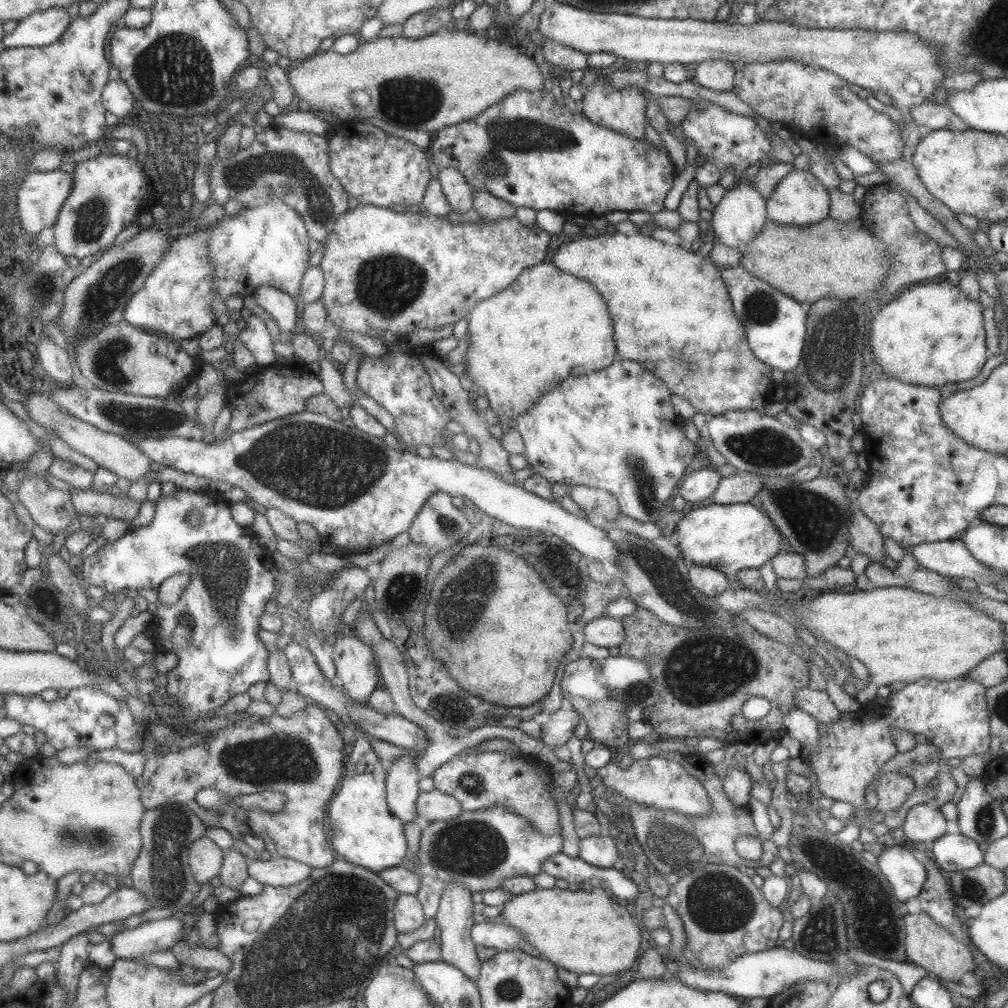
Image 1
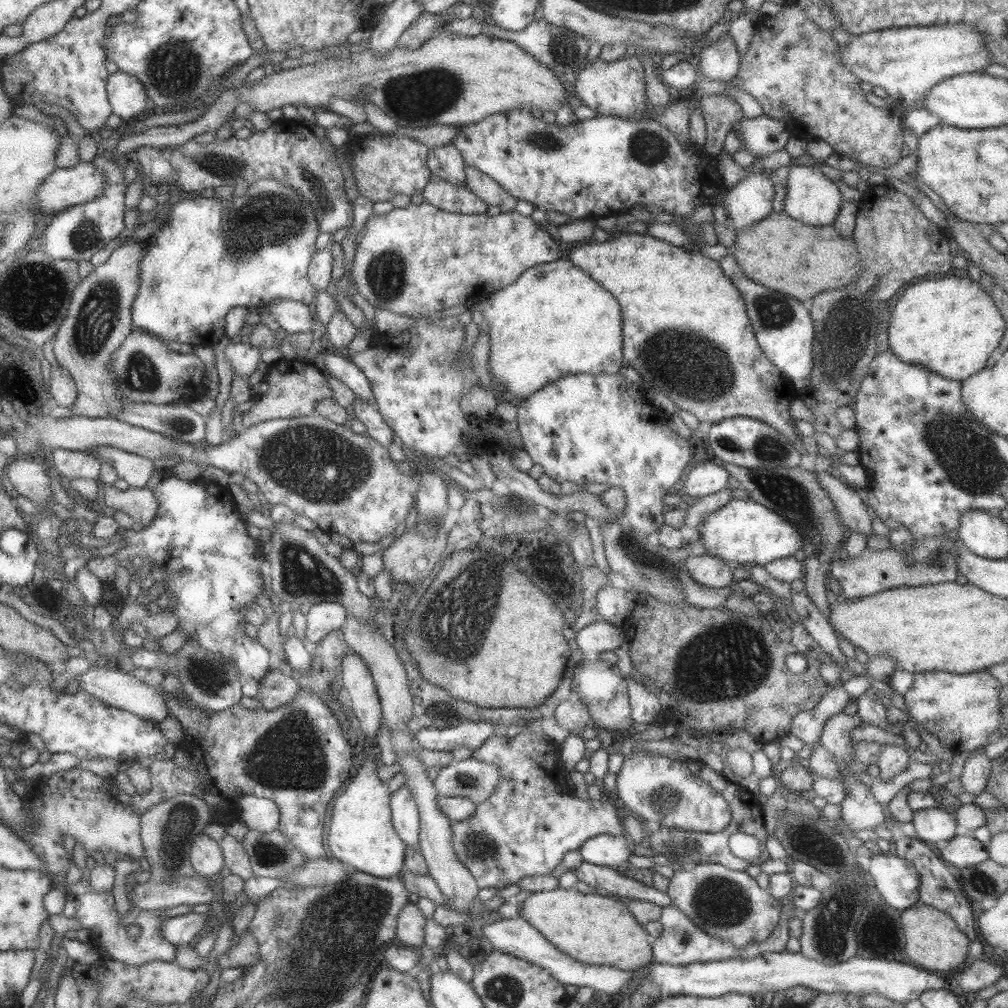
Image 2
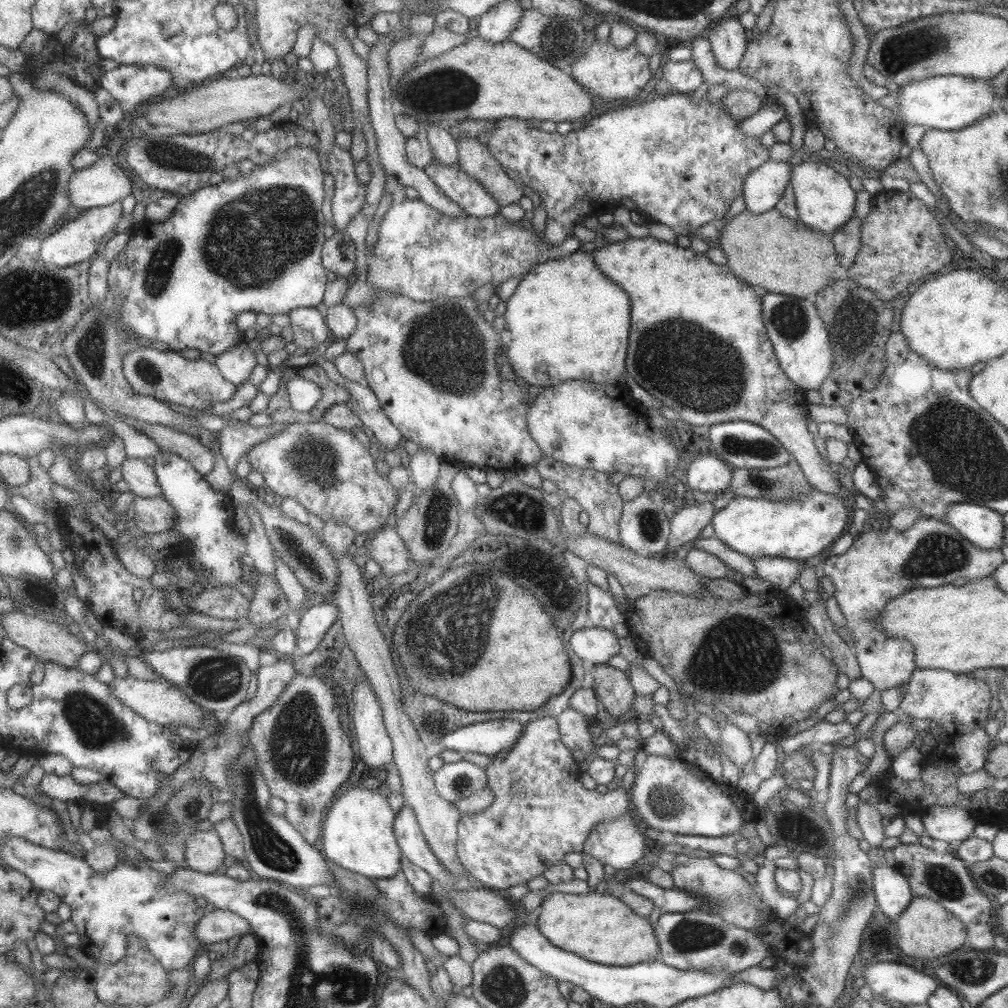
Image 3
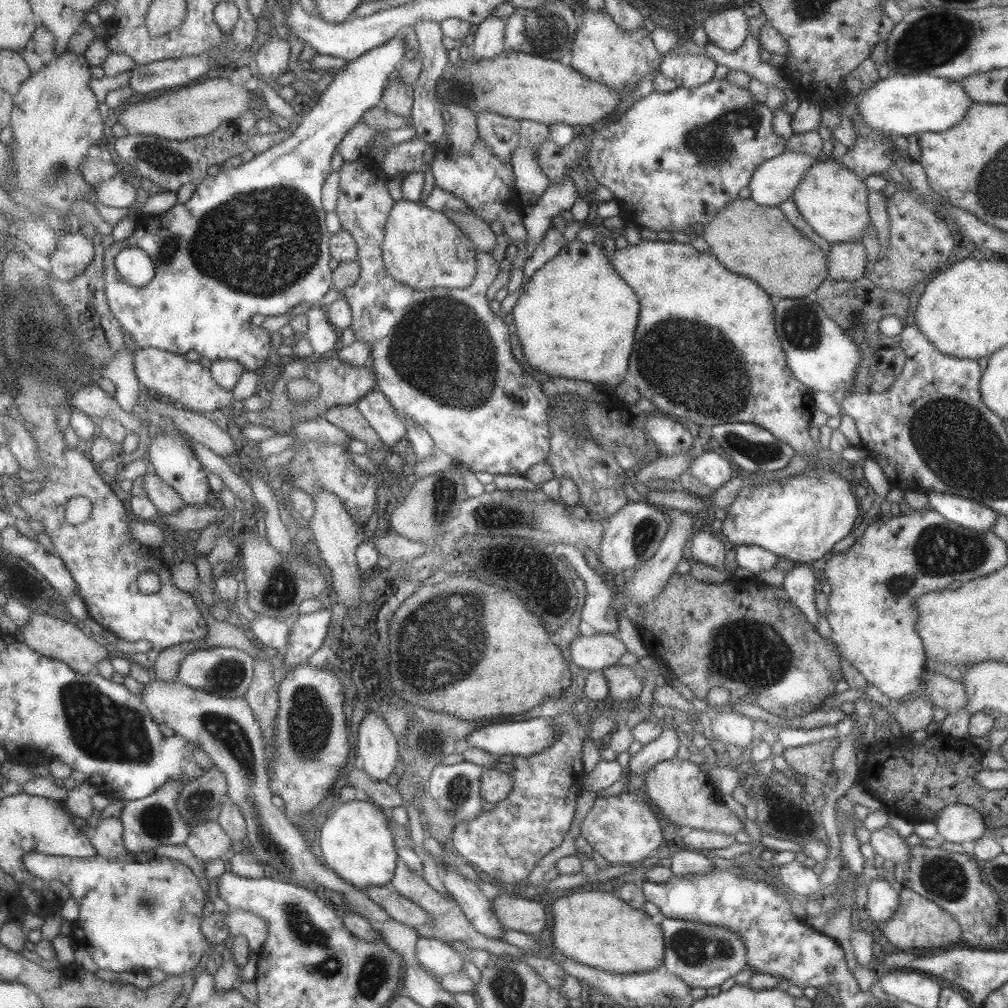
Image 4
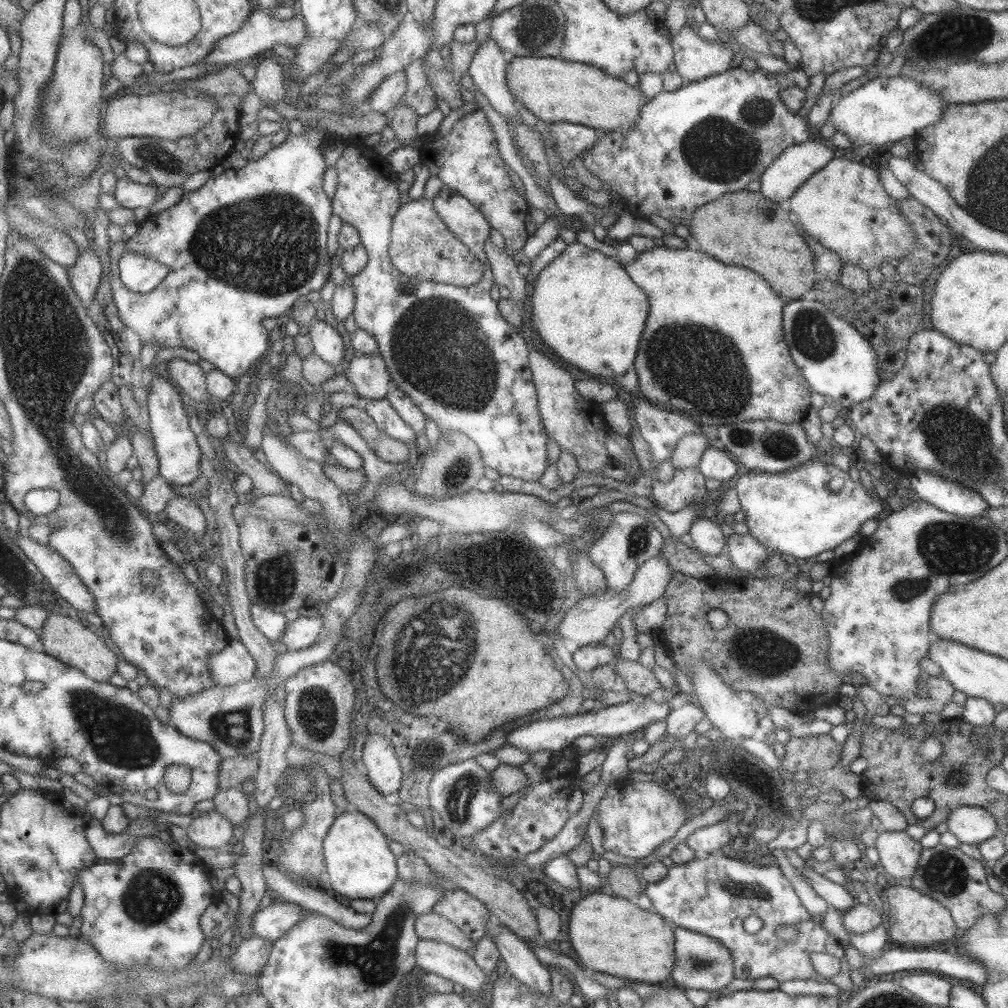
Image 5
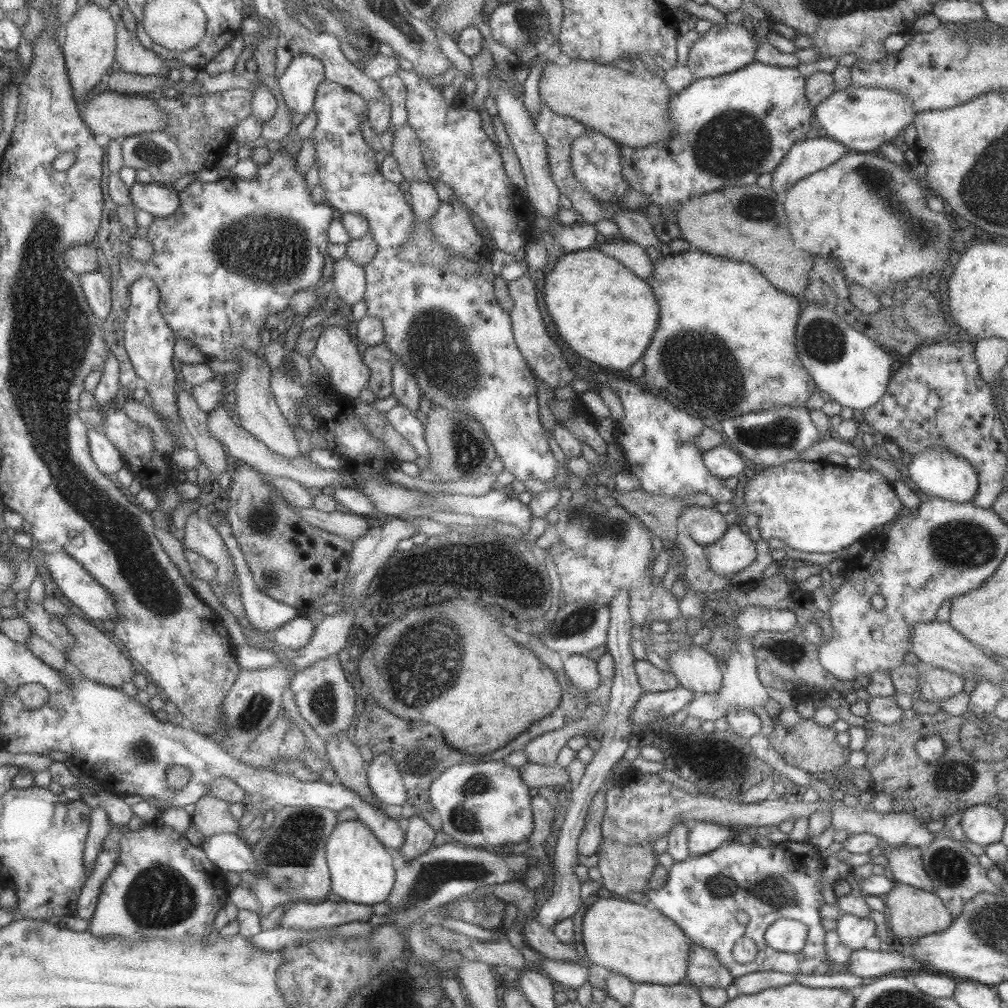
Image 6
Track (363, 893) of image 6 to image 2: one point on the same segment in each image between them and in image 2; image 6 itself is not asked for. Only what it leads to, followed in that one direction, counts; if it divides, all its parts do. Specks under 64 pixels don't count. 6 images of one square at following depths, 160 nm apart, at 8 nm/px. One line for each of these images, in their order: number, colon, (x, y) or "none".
2: (361, 834)
3: (357, 834)
4: (355, 841)
5: (358, 862)

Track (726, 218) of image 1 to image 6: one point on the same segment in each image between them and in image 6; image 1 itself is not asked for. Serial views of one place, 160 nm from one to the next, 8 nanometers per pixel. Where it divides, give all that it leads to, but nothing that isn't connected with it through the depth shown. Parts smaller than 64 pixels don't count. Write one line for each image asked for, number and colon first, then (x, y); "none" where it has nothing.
2: (748, 201)
3: (762, 188)
4: (775, 180)
5: (794, 165)
6: (811, 155)

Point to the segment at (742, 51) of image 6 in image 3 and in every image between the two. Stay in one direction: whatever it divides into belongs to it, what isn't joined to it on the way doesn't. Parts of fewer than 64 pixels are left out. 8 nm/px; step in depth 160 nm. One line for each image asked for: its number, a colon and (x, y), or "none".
3: (683, 76)
4: (689, 70)
5: (694, 58)

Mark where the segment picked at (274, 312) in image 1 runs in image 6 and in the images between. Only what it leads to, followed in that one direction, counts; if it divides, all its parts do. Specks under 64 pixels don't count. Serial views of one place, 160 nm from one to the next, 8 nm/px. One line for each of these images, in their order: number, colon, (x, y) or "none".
2: (293, 317)
3: (311, 319)
4: (320, 334)
5: (327, 344)
6: (334, 349)

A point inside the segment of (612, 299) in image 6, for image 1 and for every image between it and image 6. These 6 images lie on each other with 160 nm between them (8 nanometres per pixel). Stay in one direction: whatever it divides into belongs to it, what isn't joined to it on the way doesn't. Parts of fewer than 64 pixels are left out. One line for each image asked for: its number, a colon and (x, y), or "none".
1: (546, 325)
2: (554, 320)
3: (567, 321)
4: (575, 318)
5: (584, 307)

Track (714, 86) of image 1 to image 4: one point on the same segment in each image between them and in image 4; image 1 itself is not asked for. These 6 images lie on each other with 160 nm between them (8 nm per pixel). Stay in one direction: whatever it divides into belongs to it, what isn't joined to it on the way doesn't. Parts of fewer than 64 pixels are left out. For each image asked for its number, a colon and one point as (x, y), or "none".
2: (719, 61)
3: (727, 38)
4: (727, 29)

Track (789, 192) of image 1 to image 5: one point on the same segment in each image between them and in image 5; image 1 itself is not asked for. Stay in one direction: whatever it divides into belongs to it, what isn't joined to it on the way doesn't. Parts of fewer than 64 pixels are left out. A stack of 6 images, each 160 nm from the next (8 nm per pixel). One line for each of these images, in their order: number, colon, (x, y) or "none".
2: (812, 199)
3: (824, 201)
4: (833, 201)
5: (843, 206)

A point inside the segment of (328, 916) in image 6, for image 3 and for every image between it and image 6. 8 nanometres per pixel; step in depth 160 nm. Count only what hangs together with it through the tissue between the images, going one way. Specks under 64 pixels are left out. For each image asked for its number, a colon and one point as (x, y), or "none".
3: (216, 926)
4: (254, 930)
5: (269, 923)

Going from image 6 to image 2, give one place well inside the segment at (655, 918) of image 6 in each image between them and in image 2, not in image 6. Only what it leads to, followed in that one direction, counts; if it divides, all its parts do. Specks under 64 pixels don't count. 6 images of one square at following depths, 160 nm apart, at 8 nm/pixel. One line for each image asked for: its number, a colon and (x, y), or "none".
2: (592, 928)
3: (596, 926)
4: (593, 927)
5: (611, 935)

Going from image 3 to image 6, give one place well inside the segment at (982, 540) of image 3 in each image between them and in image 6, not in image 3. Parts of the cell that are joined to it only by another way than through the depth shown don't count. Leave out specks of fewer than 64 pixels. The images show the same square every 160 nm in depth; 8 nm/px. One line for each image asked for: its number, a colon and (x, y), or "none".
4: (967, 513)
5: (948, 497)
6: (936, 472)

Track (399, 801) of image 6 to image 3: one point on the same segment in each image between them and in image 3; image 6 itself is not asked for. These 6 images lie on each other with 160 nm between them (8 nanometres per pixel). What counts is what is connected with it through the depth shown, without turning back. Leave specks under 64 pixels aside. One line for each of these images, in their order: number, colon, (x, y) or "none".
3: (371, 743)
4: (377, 749)
5: (383, 770)

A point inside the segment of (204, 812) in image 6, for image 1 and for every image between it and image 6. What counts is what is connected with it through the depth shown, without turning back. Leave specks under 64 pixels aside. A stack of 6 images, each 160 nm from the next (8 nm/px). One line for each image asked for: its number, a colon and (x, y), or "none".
1: (204, 857)
2: (205, 856)
3: (203, 852)
4: (206, 840)
5: (210, 830)

